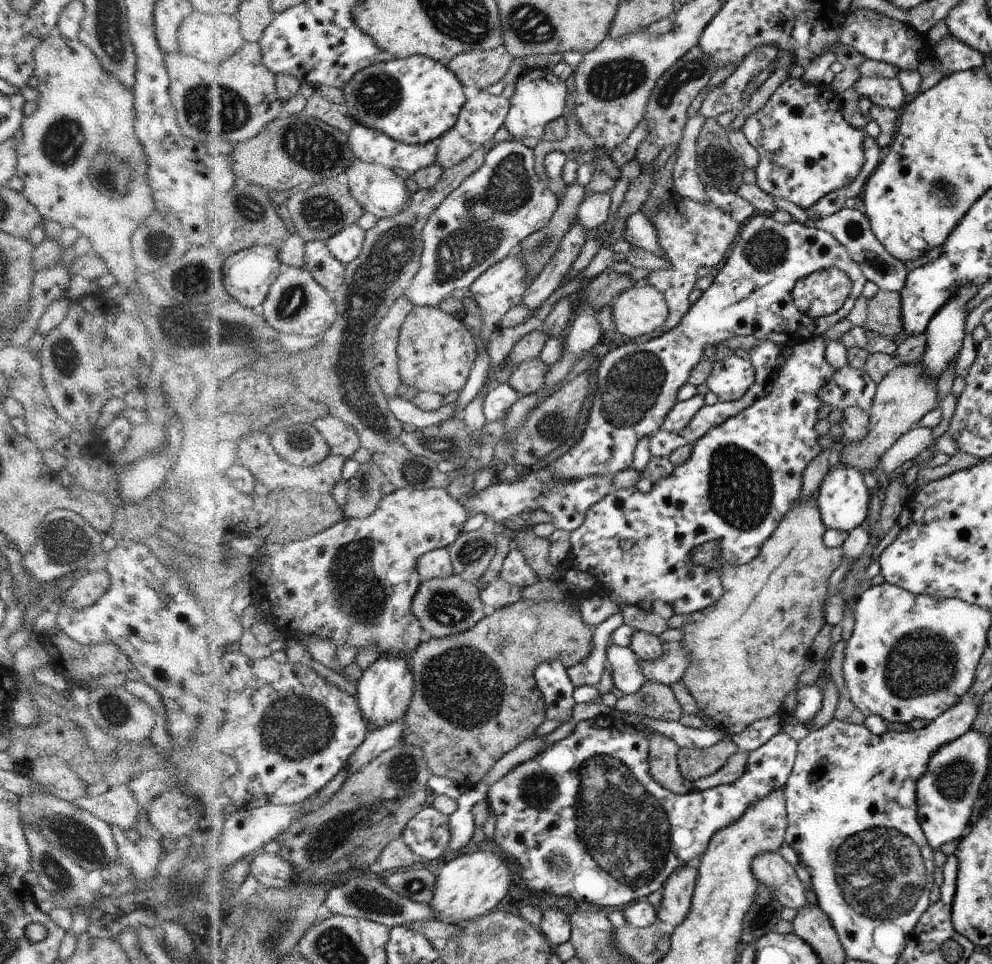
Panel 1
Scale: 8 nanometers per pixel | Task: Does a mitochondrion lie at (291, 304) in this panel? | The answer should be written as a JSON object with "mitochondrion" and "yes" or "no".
{"mitochondrion":"yes"}

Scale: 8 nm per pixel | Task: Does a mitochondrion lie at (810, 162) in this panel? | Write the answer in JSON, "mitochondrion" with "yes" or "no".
{"mitochondrion":"no"}

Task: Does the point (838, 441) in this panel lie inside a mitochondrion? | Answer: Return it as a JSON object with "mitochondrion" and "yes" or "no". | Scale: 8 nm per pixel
{"mitochondrion":"no"}

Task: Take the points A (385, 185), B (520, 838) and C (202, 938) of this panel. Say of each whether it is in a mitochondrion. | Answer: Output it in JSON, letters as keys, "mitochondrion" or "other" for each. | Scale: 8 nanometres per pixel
{"A":"other","B":"other","C":"other"}

